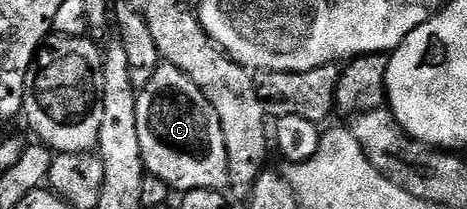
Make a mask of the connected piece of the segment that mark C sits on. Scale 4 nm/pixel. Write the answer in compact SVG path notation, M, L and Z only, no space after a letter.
M168 64L158 66L147 88L138 93L135 120L139 124L139 148L143 152L146 171L159 176L159 180L163 180L170 191L205 189L221 192L228 187L227 144L223 144L219 116L215 116L215 108L211 108L207 96L203 96L203 92L191 84L189 77L179 67Z

